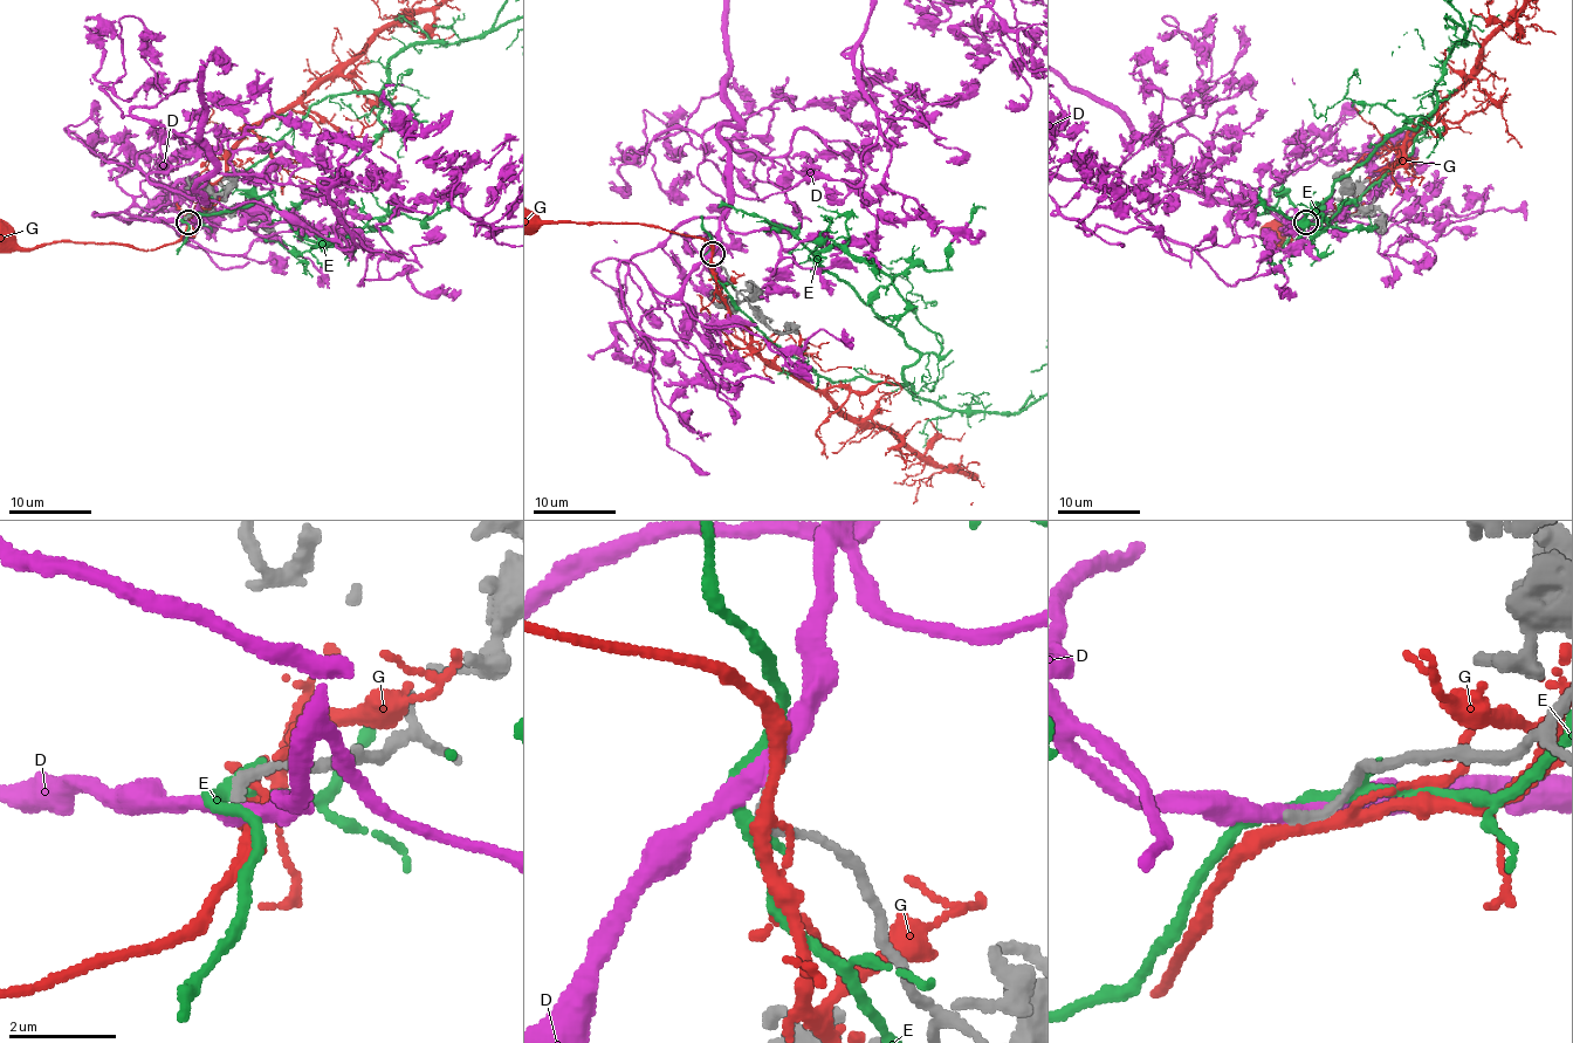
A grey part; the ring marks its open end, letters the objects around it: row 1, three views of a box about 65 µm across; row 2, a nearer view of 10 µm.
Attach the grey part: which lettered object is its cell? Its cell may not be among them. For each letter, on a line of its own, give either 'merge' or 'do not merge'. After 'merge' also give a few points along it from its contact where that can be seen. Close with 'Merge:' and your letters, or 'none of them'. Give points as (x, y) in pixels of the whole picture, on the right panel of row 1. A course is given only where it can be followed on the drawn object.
D: merge
E: do not merge
G: do not merge
Merge: D

